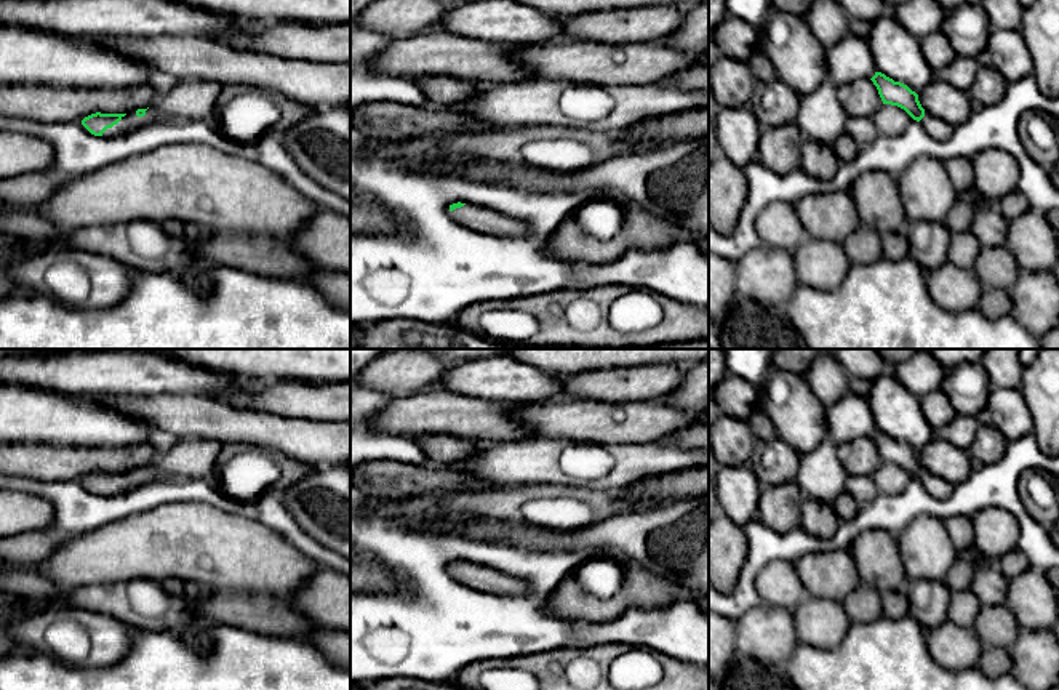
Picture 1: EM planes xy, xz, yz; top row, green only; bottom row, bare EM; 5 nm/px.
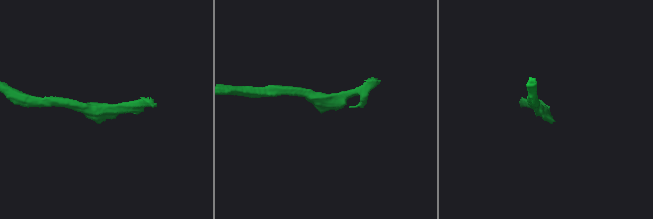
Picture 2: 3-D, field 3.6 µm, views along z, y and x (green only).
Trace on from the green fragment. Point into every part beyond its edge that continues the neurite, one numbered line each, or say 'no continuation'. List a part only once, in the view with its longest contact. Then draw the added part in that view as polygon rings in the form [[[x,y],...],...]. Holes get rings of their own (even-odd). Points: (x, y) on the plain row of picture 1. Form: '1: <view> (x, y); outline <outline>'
1: xy (191, 458); outline [[[181,439],[170,451],[158,455],[154,464],[138,475],[136,469],[126,471],[122,479],[107,487],[102,495],[114,496],[133,490],[146,482],[168,479],[211,479],[218,467],[222,445],[210,439]]]

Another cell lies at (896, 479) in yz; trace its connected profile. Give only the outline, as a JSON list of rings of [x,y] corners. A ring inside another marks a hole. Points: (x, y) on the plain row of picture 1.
[[[885,463],[885,479],[878,479],[880,467],[872,474],[873,483],[880,495],[894,496],[902,493],[909,485],[912,475],[901,466]]]

